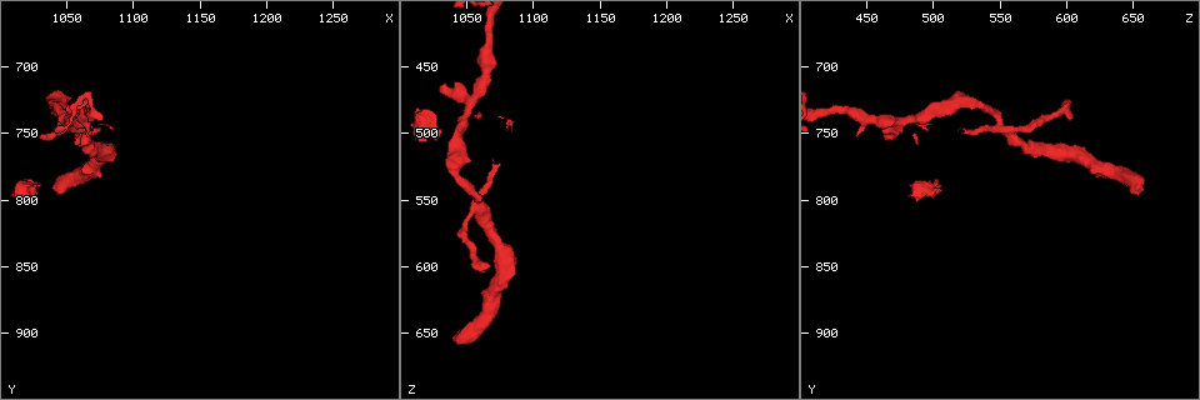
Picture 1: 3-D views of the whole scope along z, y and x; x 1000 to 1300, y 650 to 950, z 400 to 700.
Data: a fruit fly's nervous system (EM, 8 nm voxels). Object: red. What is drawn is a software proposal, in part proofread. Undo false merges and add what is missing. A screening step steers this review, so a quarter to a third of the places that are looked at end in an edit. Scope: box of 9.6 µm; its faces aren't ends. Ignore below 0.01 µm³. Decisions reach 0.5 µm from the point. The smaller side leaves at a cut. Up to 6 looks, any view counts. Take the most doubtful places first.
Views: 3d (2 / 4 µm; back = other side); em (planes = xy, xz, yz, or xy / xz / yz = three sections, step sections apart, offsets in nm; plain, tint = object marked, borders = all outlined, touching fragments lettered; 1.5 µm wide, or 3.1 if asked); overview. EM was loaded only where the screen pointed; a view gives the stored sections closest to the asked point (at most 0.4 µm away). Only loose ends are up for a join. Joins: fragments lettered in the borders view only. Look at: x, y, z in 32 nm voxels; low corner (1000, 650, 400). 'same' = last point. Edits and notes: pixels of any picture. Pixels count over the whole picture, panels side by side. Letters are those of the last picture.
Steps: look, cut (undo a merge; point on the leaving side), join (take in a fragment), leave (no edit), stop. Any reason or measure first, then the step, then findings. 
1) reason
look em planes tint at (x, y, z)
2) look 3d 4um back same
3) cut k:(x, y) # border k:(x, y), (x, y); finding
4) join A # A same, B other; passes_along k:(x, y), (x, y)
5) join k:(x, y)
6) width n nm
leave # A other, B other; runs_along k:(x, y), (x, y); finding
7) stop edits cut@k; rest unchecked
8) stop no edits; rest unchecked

thick end
look 3d 2um at (1044, 796, 654)

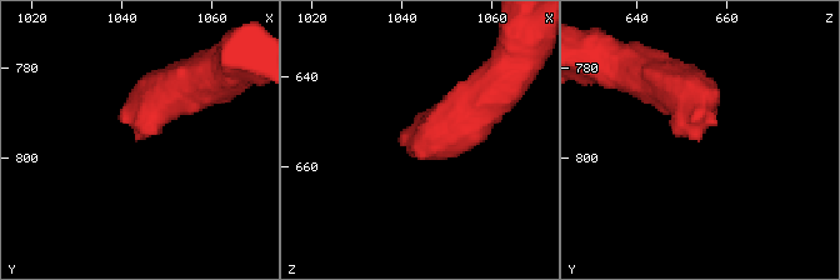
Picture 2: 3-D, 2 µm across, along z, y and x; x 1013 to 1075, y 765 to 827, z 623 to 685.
look em planes borders at (1044, 797, 655)

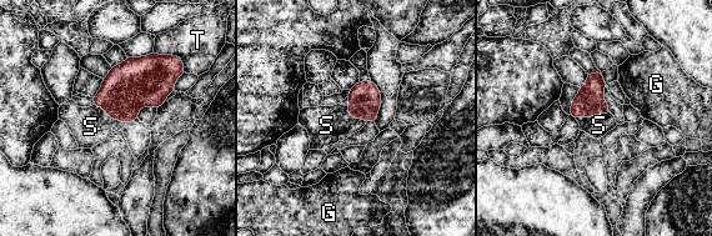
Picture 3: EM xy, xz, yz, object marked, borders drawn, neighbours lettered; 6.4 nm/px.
join 3:(90, 126) # G other, S same, T other; passes_along 3:(131, 85), (109, 115), (90, 126); it goes on there

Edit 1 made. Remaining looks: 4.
free end
look em planes borders at (1032, 750, 464)

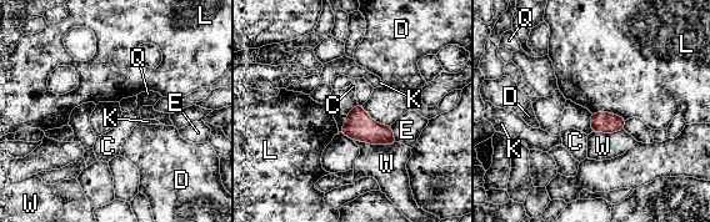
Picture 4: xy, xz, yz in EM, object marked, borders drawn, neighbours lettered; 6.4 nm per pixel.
leave # C other, D other, E other, K other, L other, Q other, W other; border 4:(591, 112), (613, 112), (625, 120); none of them fits

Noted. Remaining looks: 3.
branch point
look em planes tint at (1058, 750, 554)

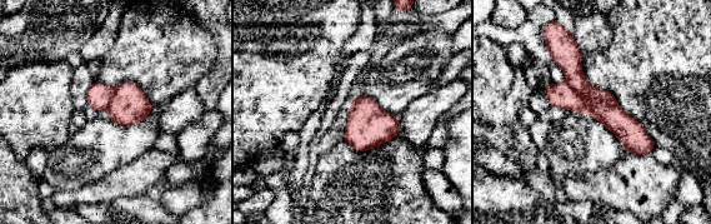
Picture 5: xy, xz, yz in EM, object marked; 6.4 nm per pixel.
look em planes borders same

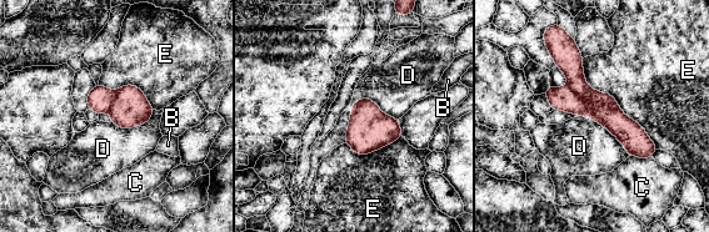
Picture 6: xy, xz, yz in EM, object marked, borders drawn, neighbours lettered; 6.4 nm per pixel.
width 220 nm
cut 6:(564, 99) # B other, C other, D other, E other; border 6:(568, 84), (583, 99), (592, 97); two cells meet here

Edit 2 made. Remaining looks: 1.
stop edits join@3, cut@6; rest unchecked

